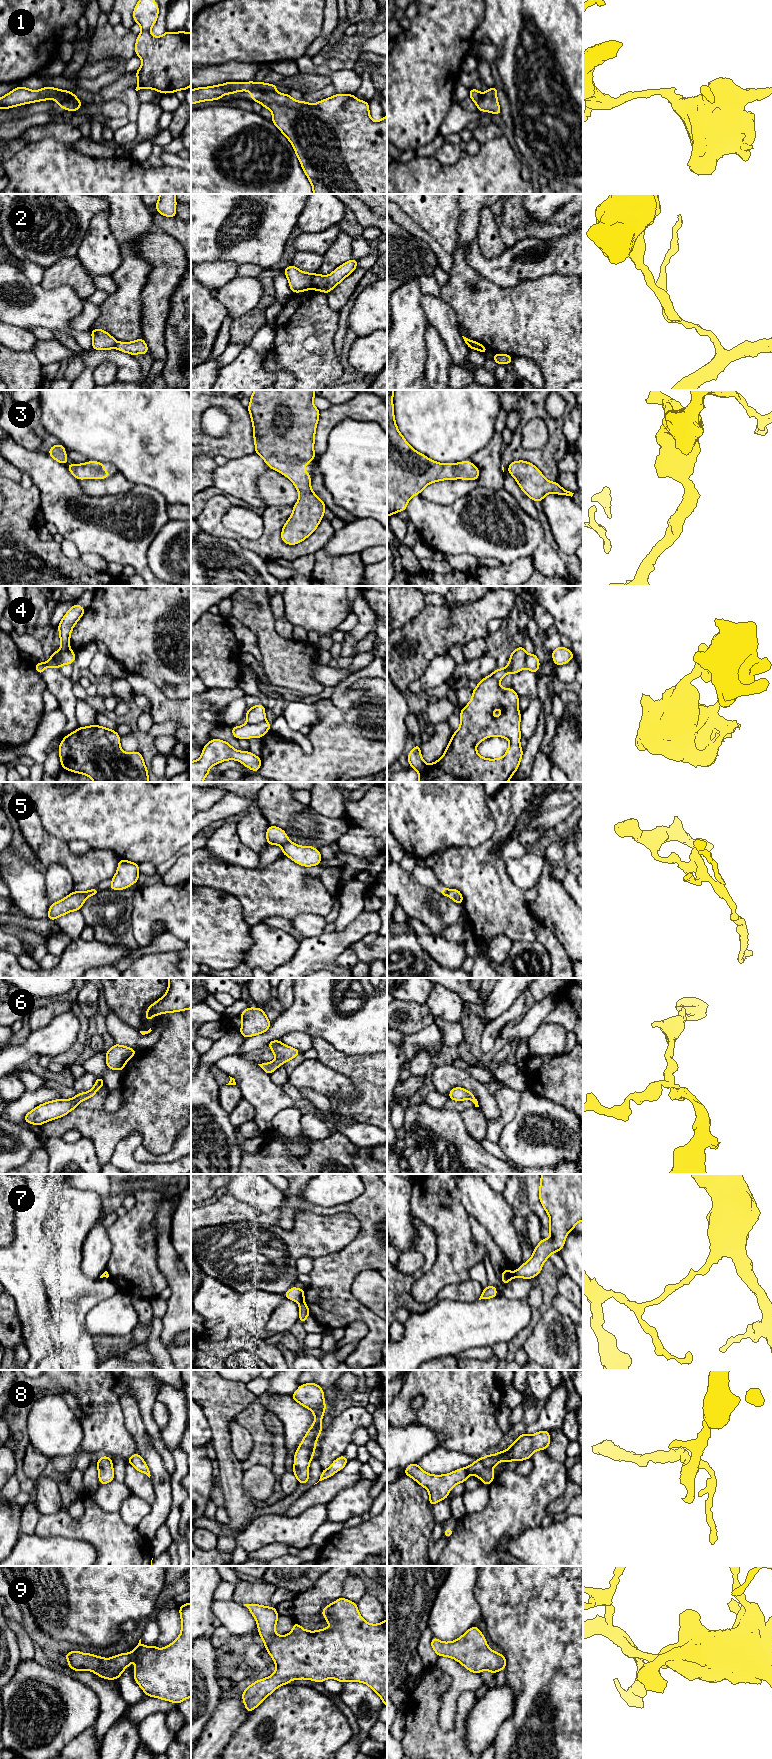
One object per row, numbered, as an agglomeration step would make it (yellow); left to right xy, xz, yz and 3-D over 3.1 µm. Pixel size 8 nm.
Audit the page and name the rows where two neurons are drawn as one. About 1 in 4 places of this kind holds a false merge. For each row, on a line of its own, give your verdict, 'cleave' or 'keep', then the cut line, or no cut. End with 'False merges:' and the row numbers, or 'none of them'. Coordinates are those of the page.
1: cleave; cut xy (55, 99), (75, 98), (78, 101)
2: cleave; cut xz (314, 274), (310, 288)
3: keep; cut none
4: cleave; cut xz (265, 719), (258, 723), (247, 723)
5: cleave; cut xz (288, 841), (281, 845)
6: keep; cut none
7: cleave; cut xz (303, 1300), (299, 1303)
8: keep; cut none
9: keep; cut none
False merges: 1, 2, 4, 5, 7

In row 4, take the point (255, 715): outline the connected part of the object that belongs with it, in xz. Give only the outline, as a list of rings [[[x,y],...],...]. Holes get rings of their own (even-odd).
[[[262,704],[255,705],[246,711],[246,720],[249,724],[259,724],[266,720],[265,707]]]

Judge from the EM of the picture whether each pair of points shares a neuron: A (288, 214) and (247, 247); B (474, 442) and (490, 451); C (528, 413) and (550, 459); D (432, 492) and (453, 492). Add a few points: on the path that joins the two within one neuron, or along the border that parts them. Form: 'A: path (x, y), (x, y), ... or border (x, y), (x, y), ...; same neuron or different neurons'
A: path (278, 224), (260, 242), (257, 242); same neuron
B: border (494, 435), (468, 460); different neurons
C: path (543, 415), (554, 426), (554, 444); same neuron
D: path (437, 492), (448, 492); same neuron

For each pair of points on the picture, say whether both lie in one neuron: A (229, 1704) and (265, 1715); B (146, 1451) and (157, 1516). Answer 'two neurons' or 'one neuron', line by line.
A: two neurons
B: one neuron

